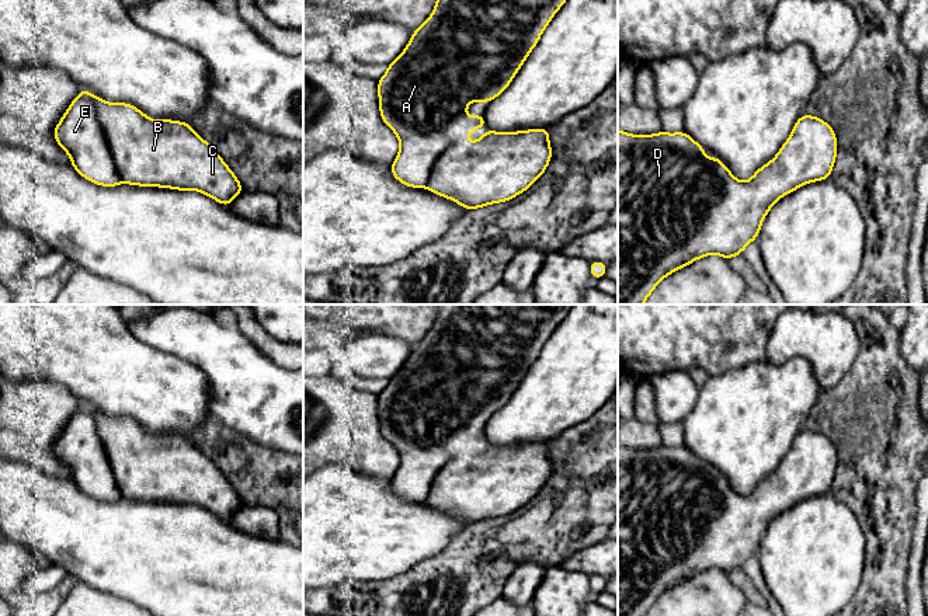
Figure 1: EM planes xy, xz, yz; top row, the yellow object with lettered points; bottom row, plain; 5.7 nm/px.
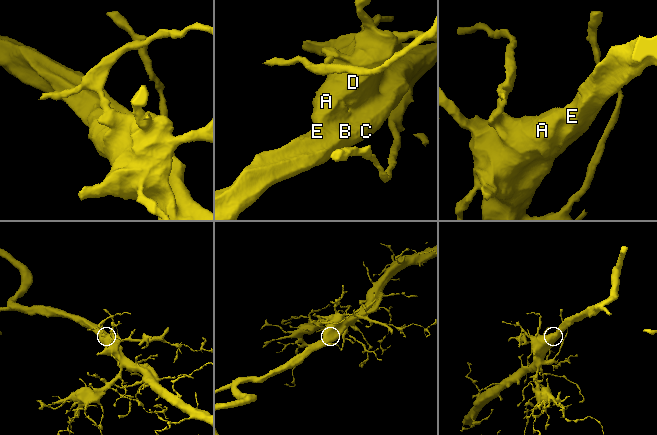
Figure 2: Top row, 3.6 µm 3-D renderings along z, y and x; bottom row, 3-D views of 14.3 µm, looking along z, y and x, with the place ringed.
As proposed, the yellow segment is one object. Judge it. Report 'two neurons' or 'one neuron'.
one neuron

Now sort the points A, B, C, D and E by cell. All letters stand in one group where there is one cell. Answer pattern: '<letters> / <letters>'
A B C D E

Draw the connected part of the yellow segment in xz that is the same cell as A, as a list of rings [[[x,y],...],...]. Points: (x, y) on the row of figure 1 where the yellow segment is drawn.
[[[437,0],[431,15],[413,31],[404,51],[387,65],[387,72],[378,80],[380,118],[400,142],[400,150],[390,166],[392,175],[397,181],[410,188],[425,187],[466,210],[510,201],[536,182],[552,160],[549,128],[518,132],[489,129],[473,143],[458,142],[466,139],[475,128],[486,126],[484,112],[477,116],[465,115],[469,102],[490,104],[507,90],[538,45],[543,29],[564,3],[566,0]]]

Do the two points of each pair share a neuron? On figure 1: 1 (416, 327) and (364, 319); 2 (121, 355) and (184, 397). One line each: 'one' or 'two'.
1: one
2: one

